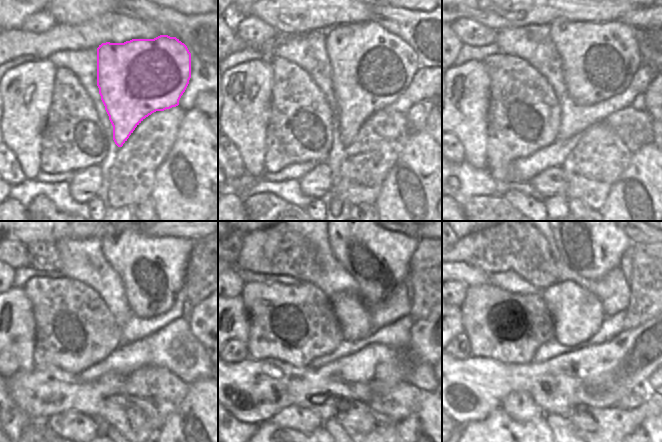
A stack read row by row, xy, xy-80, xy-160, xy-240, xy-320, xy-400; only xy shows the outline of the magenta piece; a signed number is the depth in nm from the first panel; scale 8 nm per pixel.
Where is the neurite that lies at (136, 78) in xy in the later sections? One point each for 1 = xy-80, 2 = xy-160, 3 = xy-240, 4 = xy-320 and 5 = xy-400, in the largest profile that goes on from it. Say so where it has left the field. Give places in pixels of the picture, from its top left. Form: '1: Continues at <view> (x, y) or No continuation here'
1: Continues at xy-80 (371, 68)
2: Continues at xy-160 (599, 60)
3: Continues at xy-240 (153, 269)
4: Continues at xy-320 (378, 259)
5: Continues at xy-400 (589, 241)

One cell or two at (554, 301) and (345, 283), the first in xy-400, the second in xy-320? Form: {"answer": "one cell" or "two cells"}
{"answer": "two cells"}

